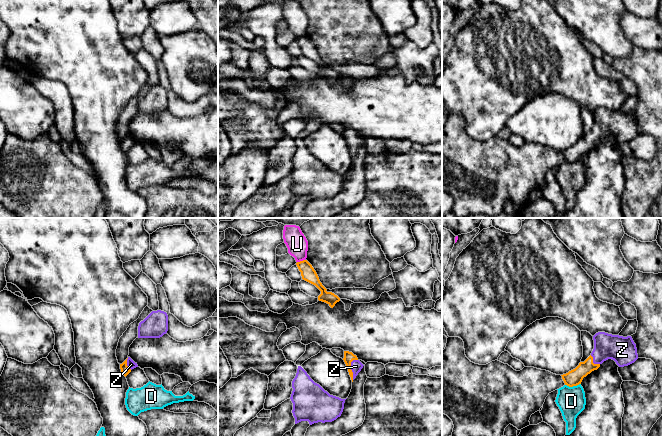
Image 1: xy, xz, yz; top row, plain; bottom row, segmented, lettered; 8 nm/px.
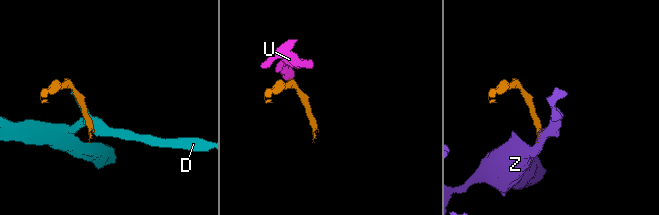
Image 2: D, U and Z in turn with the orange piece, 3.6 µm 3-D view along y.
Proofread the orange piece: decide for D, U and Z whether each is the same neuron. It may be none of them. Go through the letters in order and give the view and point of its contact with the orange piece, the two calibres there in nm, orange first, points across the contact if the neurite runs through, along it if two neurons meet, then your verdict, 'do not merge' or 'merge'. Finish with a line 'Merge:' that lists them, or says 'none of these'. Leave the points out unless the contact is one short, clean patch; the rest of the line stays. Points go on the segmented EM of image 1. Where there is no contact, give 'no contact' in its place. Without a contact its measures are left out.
D: contact yz (572, 386); calibres 130 and 220 nm; do not merge
U: contact xz (301, 261); calibres 120 and 170 nm; border xz (305, 259), (297, 262); do not merge
Z: contact xz (350, 368); calibres 80 and 90 nm; way xz (348, 356), (350, 368), (356, 366); merge
Merge: Z

